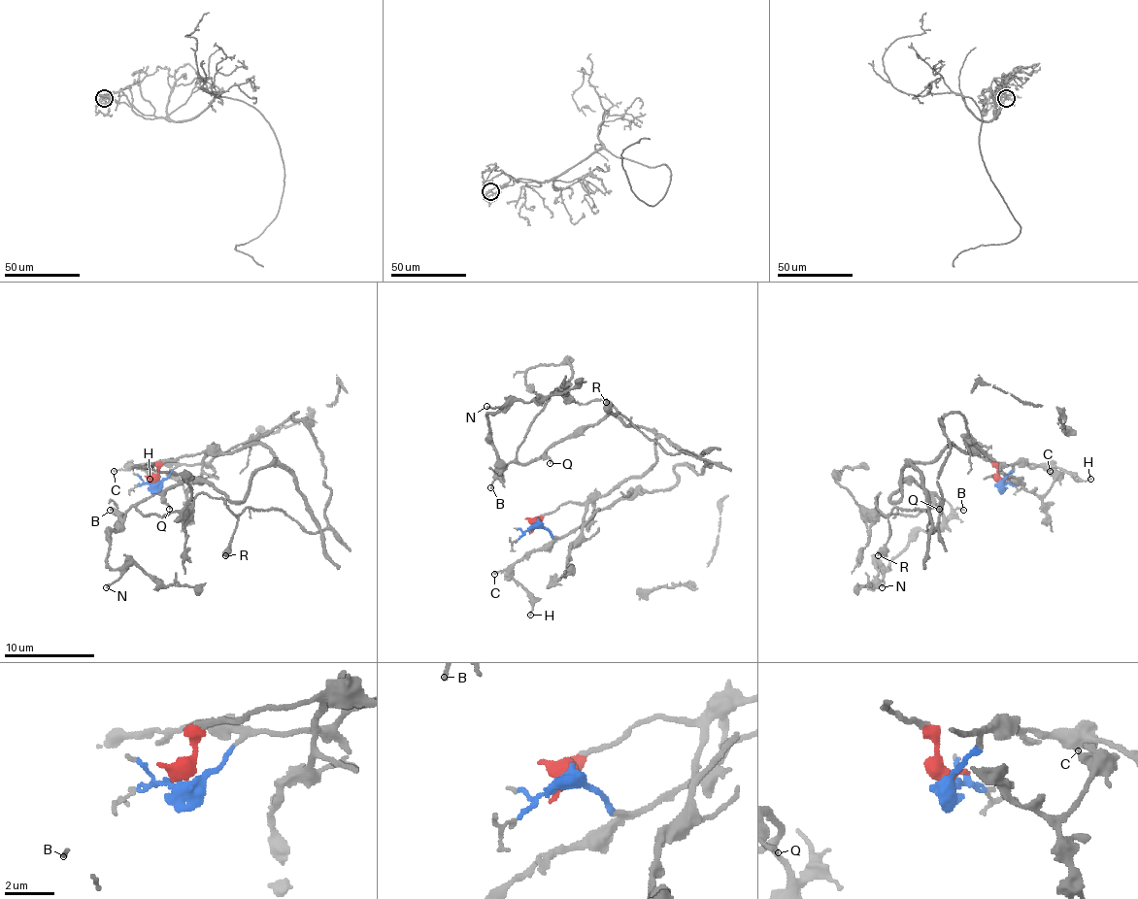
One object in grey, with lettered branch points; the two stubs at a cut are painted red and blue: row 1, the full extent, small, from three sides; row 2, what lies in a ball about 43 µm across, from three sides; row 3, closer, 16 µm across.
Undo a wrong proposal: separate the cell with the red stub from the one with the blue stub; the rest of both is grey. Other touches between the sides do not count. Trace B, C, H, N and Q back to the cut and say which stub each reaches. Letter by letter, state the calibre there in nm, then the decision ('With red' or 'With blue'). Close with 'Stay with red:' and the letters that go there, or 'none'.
B: Thickness 150 nm. With red
C: Thickness 170 nm. With blue
H: Thickness 130 nm. With blue
N: Thickness 160 nm. With red
Q: Thickness 150 nm. With red
Stay with red: B, N, Q

